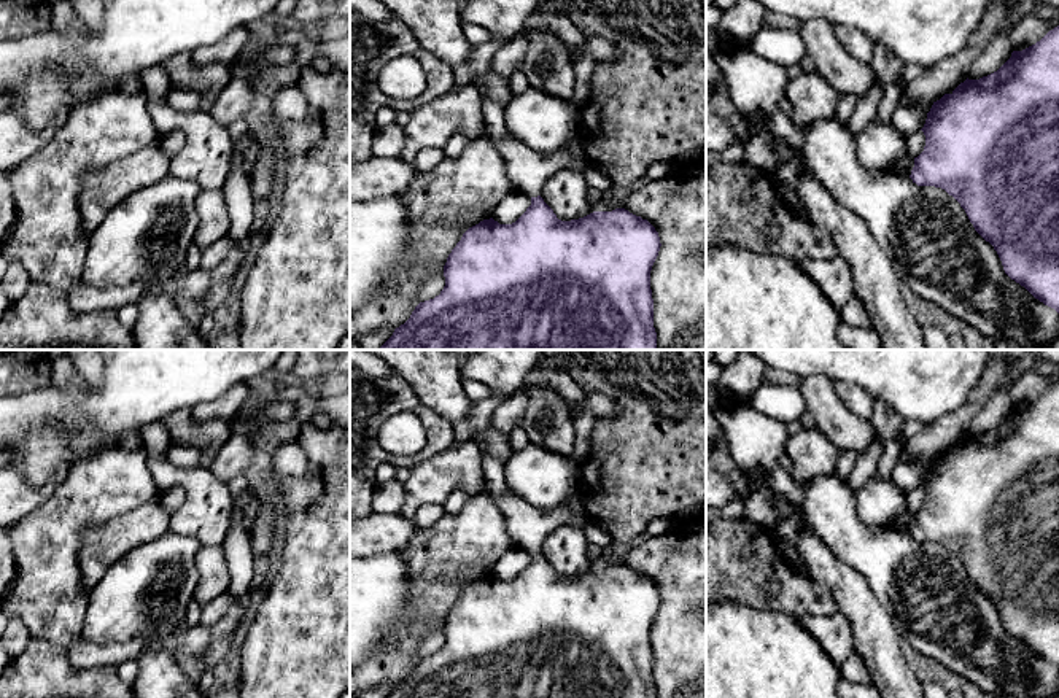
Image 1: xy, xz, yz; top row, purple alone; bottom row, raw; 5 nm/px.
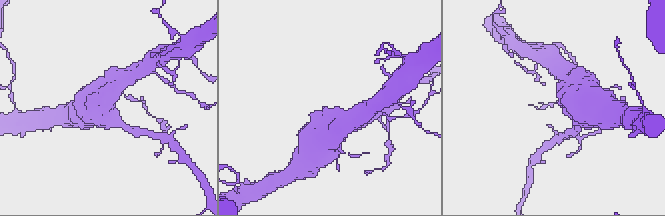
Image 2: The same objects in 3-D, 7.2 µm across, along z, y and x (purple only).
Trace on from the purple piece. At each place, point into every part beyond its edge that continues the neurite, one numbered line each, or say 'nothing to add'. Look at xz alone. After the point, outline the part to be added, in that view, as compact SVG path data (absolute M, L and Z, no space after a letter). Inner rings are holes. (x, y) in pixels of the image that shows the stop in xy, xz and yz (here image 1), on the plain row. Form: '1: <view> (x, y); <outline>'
1: xz (528, 527); M487 483L483 493L487 493L502 512L506 529L514 542L514 547L526 550L528 553L541 552L542 542L555 528L561 525L584 526L587 522L585 517L569 507L572 496L566 498L558 506L541 509L528 504L515 494L491 494Z

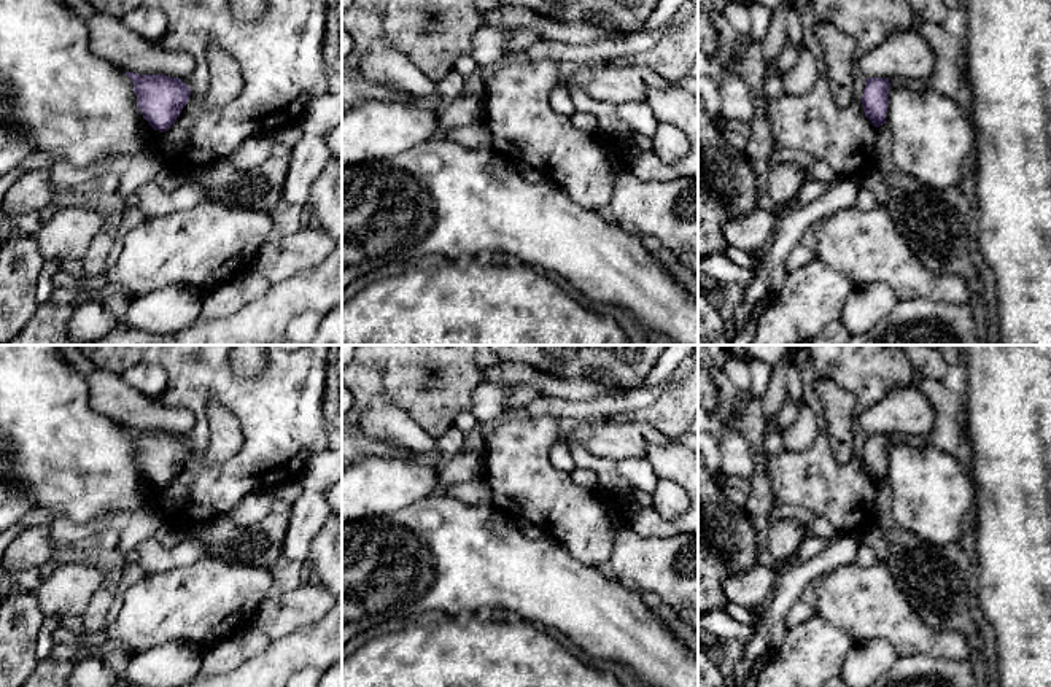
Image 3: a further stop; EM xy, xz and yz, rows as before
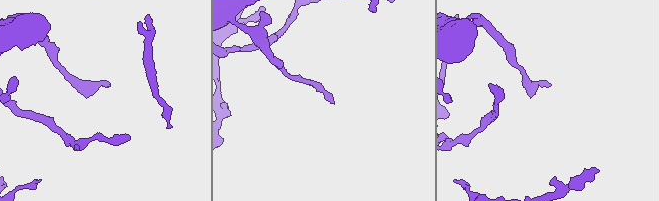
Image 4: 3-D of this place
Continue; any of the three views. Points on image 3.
nothing to add

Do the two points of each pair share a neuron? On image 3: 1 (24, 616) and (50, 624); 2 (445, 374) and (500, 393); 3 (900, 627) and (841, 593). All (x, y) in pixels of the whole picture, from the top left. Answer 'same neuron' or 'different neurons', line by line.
1: different neurons
2: different neurons
3: same neuron

